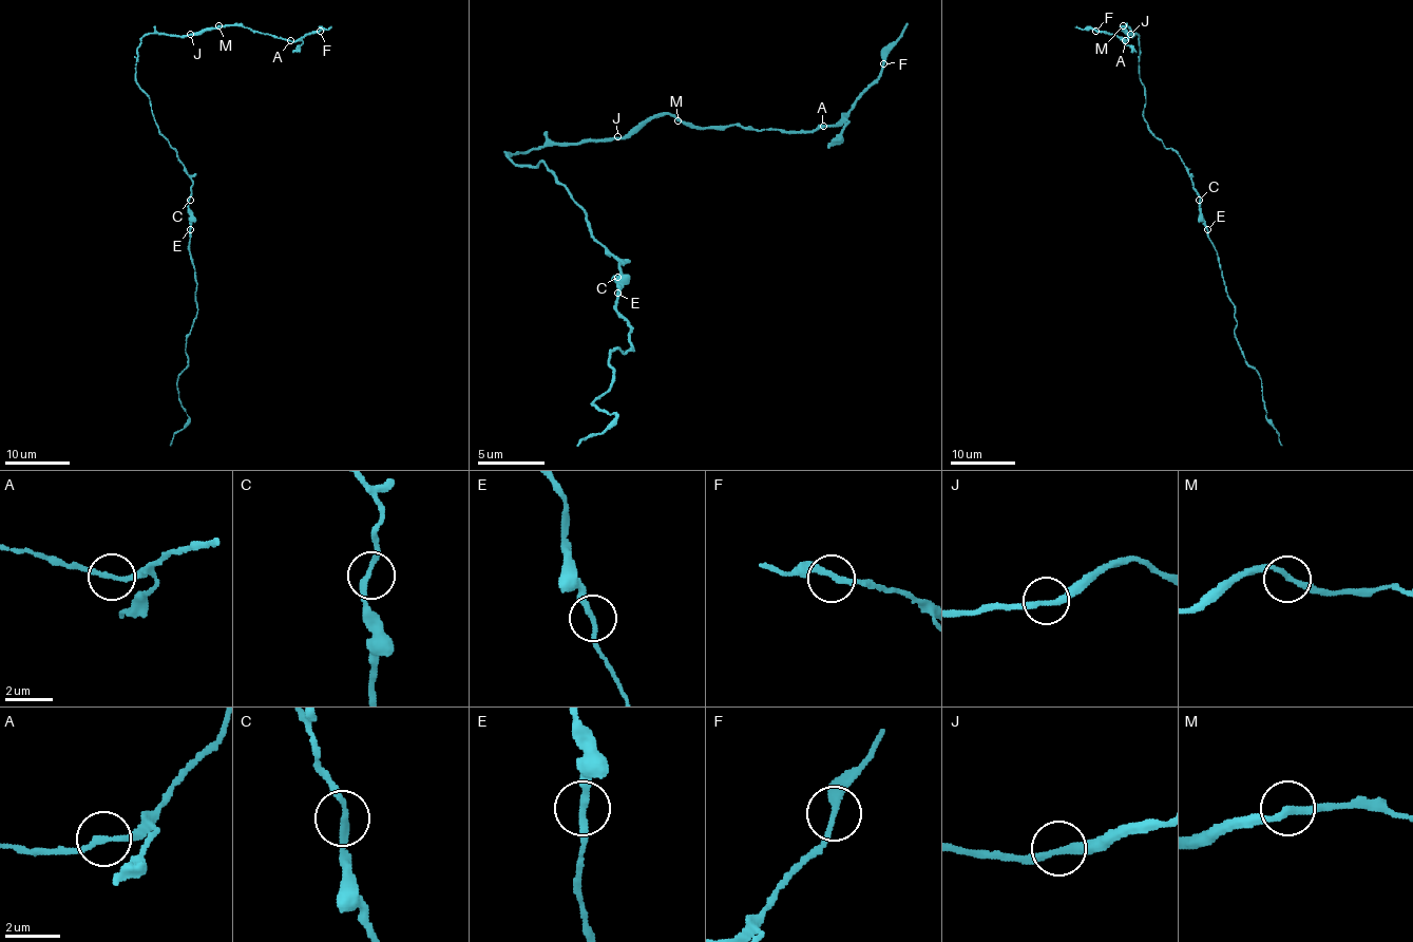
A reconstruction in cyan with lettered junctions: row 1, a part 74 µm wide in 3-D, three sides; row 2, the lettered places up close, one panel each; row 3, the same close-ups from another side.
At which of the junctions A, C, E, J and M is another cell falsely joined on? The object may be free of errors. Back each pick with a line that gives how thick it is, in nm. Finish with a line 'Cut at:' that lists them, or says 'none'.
Cut at: none

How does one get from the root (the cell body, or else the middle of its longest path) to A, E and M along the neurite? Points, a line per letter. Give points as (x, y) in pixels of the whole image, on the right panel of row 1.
A: (1166, 148), (1144, 117), (1139, 37), (1120, 29), (1124, 25), (1126, 40)
E: (1166, 148), (1172, 149), (1184, 166), (1199, 196), (1202, 224), (1207, 229)
M: (1166, 148), (1148, 128), (1144, 117), (1145, 88), (1139, 78), (1139, 37), (1120, 29), (1123, 25)

